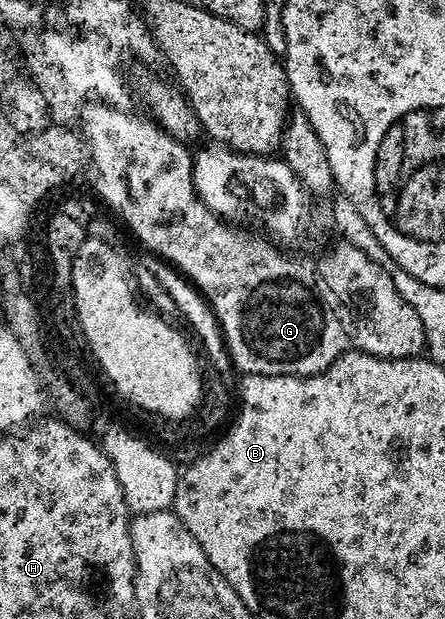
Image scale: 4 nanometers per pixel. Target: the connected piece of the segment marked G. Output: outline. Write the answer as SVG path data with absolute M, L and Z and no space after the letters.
M94 101L91 102L91 104L91 107L86 105L81 108L80 131L86 140L87 146L90 148L90 163L92 164L92 170L94 169L94 187L98 190L99 195L97 195L97 198L101 200L103 204L106 202L107 205L110 206L128 226L130 226L131 233L134 234L144 246L146 246L145 250L147 252L153 253L165 260L166 263L173 265L187 280L189 280L191 284L193 284L195 288L197 288L199 292L201 292L206 302L209 303L210 308L217 319L218 326L221 328L221 335L225 340L225 347L229 352L230 362L233 363L233 366L237 368L239 372L245 373L246 375L315 375L316 373L323 371L323 369L330 365L332 361L338 359L338 356L343 355L345 351L364 351L367 355L378 355L382 359L413 359L423 354L426 346L426 338L424 337L424 329L420 325L420 317L416 317L416 309L412 309L412 305L408 305L408 301L404 301L404 297L400 297L396 285L392 285L392 277L388 277L388 273L384 273L384 269L380 269L380 265L376 265L376 261L372 261L372 257L368 257L360 249L353 247L351 243L342 241L339 242L340 245L335 251L330 251L327 255L320 256L319 259L305 259L305 257L302 256L305 254L287 253L285 250L279 249L269 238L261 237L262 239L257 239L254 235L241 235L241 233L238 232L241 230L239 230L233 222L222 219L215 213L215 211L208 209L208 205L204 205L204 201L200 201L200 197L194 188L194 156L191 148L186 148L189 146L187 146L183 140L173 139L173 137L171 137L166 131L163 131L157 123L151 121L149 118L146 118L146 120L141 119L138 115L129 115L131 113L129 110L121 107L110 107L107 103L101 101Z

